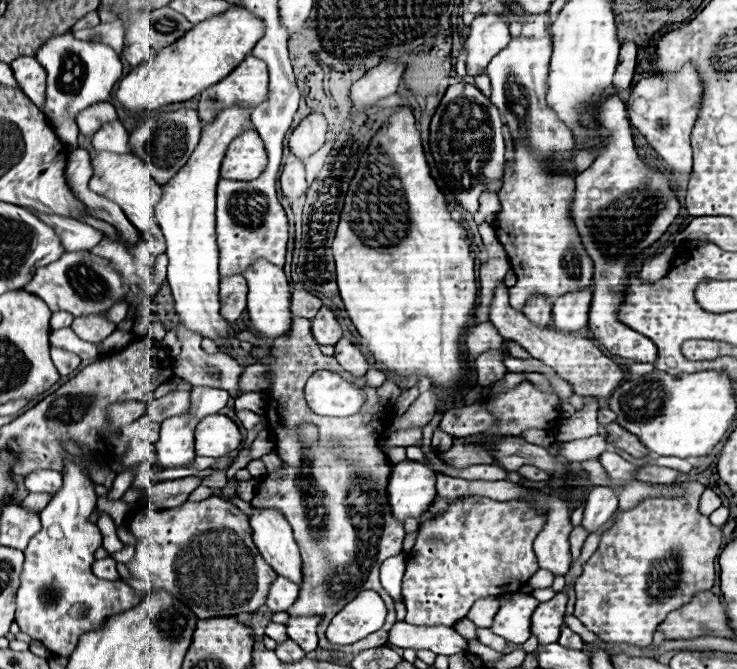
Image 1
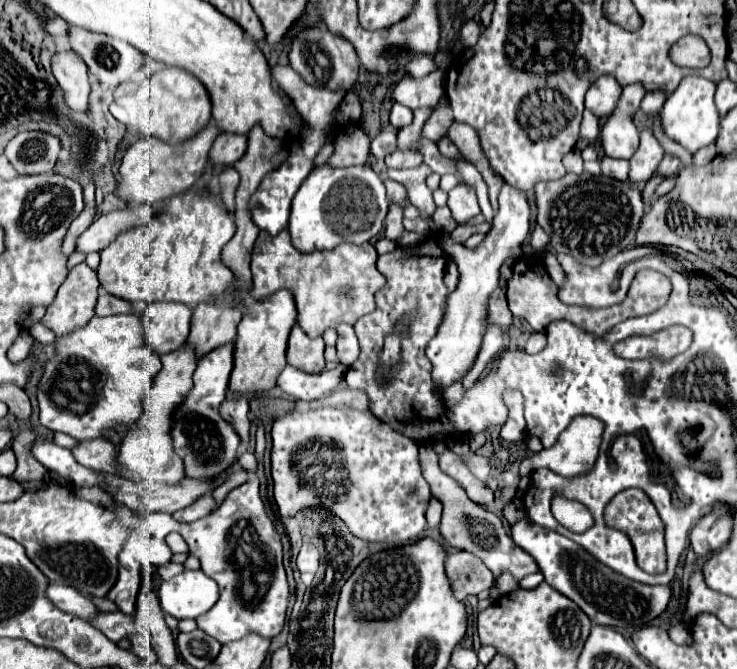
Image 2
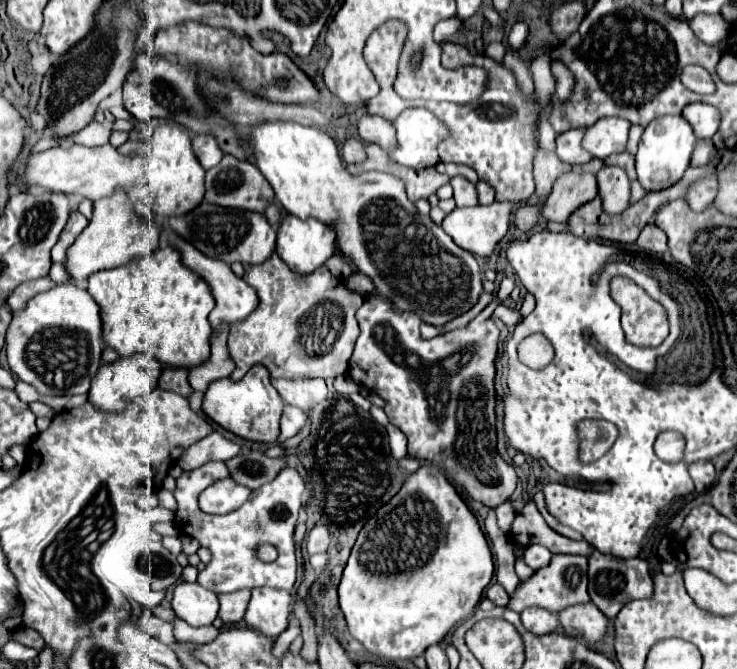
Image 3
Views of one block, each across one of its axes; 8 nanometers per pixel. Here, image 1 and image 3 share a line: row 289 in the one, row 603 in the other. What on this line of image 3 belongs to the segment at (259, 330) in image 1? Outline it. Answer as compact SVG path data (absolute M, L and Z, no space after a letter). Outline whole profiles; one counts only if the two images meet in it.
M256 588L252 590L252 598L248 610L244 614L244 622L248 628L276 638L288 628L288 616L292 610L292 596L286 590L274 588Z

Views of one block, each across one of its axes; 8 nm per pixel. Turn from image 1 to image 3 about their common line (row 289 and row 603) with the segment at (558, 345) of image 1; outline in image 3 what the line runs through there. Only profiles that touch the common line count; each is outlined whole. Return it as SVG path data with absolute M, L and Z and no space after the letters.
M494 582L494 584L488 586L486 598L490 598L496 606L506 606L506 604L510 602L510 596L504 592L504 588L502 588L498 582Z

